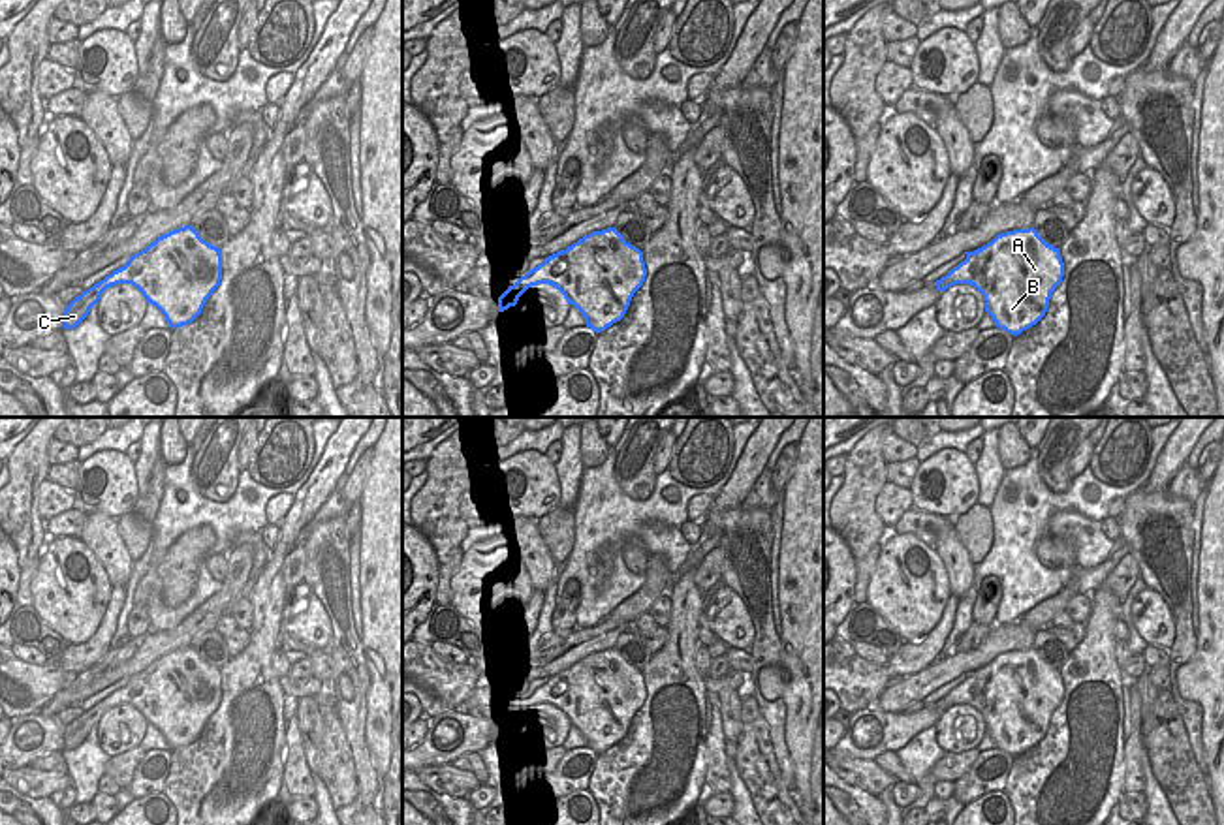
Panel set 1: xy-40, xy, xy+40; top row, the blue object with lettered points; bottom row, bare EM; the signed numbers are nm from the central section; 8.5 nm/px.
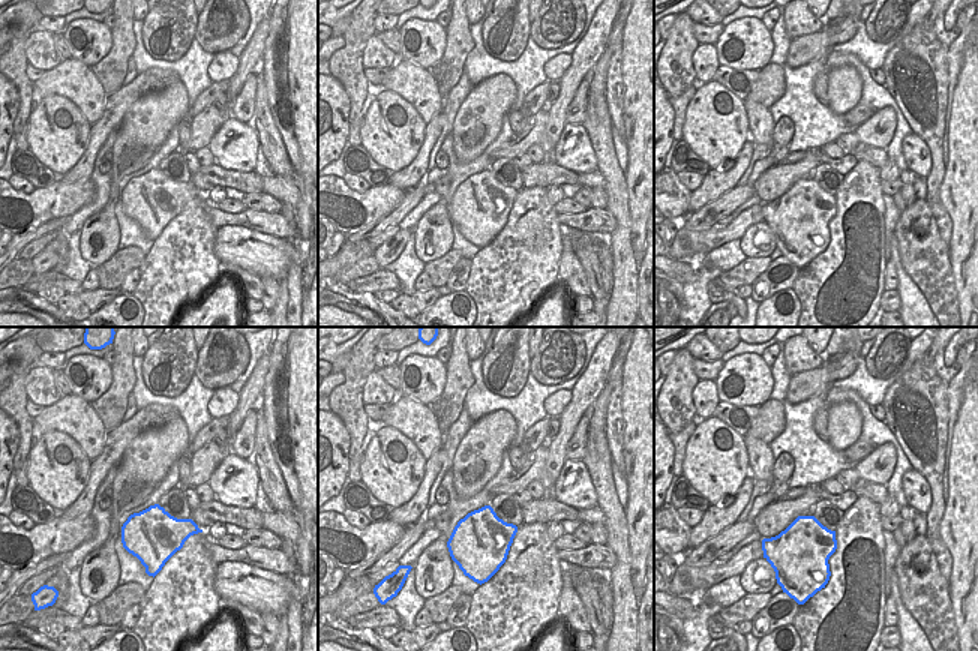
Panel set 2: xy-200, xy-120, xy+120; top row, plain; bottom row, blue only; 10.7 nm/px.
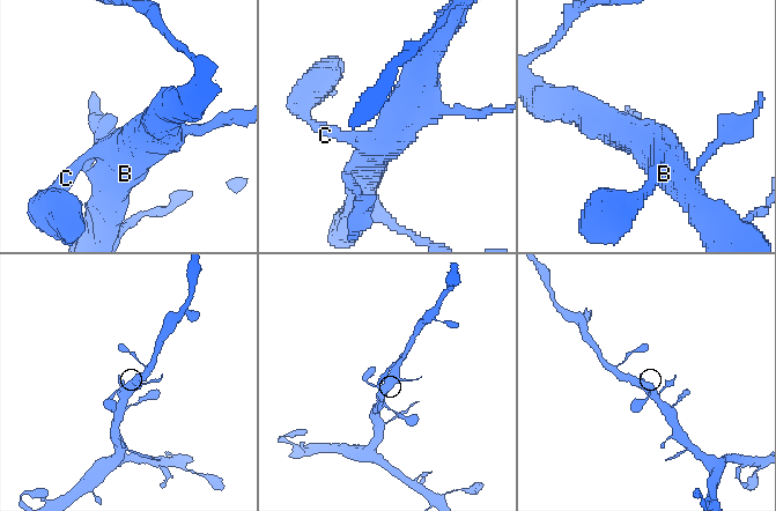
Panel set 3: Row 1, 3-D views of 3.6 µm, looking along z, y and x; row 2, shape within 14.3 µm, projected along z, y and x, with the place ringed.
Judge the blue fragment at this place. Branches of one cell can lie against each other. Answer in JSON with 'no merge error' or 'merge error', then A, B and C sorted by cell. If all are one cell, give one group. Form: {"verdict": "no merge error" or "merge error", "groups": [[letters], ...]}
{"verdict": "no merge error", "groups": [["A", "B", "C"]]}

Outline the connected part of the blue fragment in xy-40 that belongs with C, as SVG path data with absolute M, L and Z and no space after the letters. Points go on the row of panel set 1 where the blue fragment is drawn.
M184 226L158 237L145 250L130 256L124 267L113 271L66 304L64 329L75 329L79 323L83 323L90 308L100 301L102 293L117 284L132 284L137 288L147 303L154 304L164 314L169 327L177 329L192 323L201 314L207 299L220 286L220 280L220 248L203 241L192 226Z

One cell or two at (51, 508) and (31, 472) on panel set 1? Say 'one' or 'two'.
two

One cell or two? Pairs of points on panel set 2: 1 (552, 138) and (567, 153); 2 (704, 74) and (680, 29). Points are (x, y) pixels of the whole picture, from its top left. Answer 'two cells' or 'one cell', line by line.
1: two cells
2: two cells

